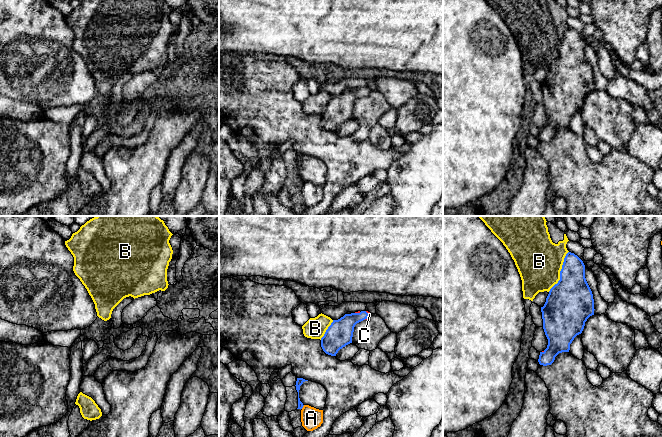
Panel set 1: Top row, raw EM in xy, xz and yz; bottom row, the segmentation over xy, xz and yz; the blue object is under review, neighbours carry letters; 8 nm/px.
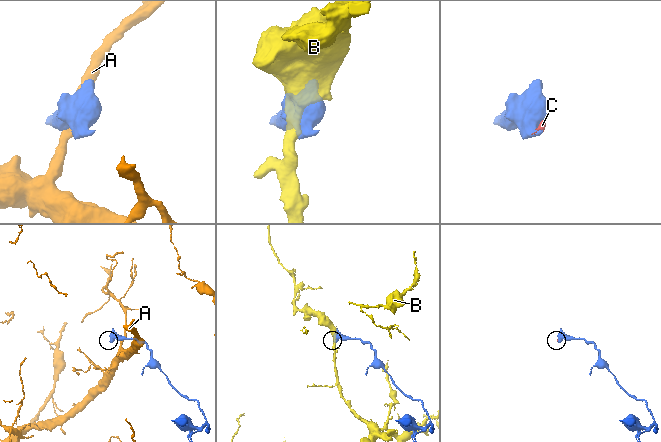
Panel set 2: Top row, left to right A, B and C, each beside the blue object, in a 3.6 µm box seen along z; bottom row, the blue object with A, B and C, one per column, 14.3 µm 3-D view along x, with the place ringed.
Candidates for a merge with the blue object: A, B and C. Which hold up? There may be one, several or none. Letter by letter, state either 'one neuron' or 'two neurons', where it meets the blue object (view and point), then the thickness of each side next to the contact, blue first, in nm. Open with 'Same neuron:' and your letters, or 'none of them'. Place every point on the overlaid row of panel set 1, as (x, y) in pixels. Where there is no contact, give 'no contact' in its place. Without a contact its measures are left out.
Same neuron: C
A: two neurons; meets blue in xz at (302, 407); 60 nm thick on the blue side, 170 nm on the other
B: two neurons; meets blue in yz at (560, 271); 360 nm thick on the blue side, 380 nm on the other
C: one neuron; meets blue in xz at (367, 315); 190 nm thick on the blue side, 30 nm on the other

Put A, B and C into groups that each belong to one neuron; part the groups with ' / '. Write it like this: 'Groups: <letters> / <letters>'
Groups: A / B / C

